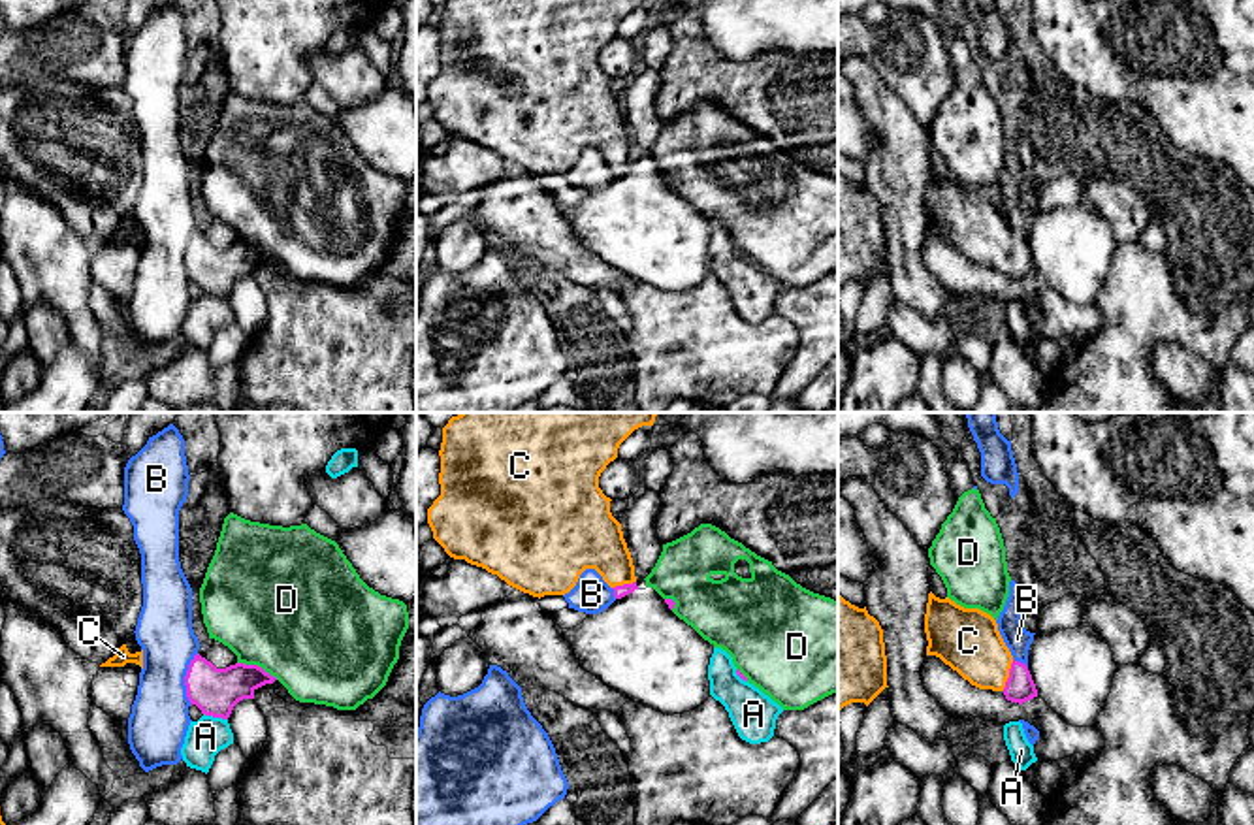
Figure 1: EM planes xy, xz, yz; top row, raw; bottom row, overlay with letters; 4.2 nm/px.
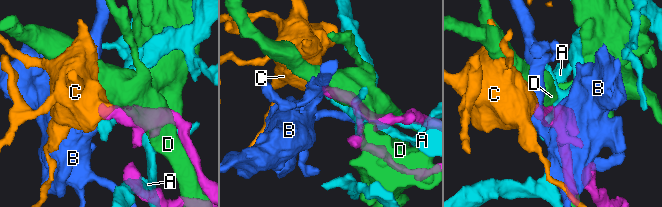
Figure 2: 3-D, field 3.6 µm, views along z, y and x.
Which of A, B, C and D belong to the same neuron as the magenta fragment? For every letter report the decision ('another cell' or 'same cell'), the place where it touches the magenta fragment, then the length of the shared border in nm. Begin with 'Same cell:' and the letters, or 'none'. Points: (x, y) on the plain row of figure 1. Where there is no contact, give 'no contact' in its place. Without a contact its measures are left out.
Same cell: C
A: another cell; contact xy (215, 294); length 110 nm
B: another cell; contact xy (185, 257); length 220 nm
C: same cell; contact yz (1010, 253); length 140 nm
D: another cell; contact xy (257, 243); length 190 nm

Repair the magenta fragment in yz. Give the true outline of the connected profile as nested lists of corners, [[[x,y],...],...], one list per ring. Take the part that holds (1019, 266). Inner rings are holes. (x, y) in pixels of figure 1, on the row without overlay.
[[[930,170],[924,211],[926,234],[940,235],[972,264],[1002,269],[1007,279],[1019,283],[1037,275],[1028,245],[1013,237],[990,192],[964,186]]]

